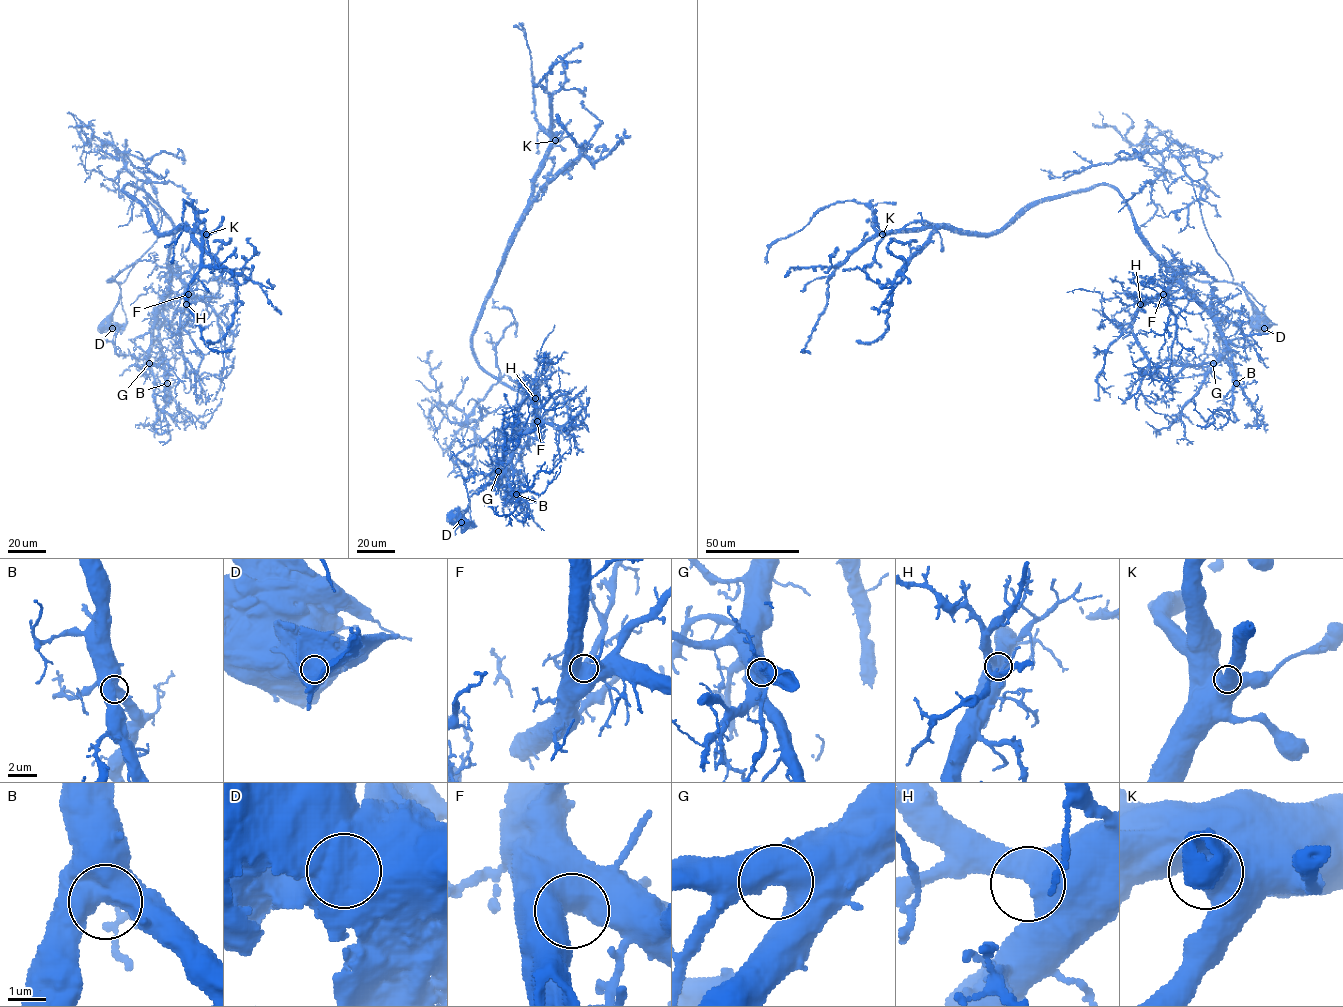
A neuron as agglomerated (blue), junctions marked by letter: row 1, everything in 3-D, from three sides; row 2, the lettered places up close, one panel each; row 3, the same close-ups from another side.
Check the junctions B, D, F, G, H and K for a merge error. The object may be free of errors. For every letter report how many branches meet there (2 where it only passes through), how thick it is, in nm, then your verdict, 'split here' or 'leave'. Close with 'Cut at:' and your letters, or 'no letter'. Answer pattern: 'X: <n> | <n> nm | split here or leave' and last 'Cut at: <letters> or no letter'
B: 2 | 750 nm | leave
D: 1 | 1650 nm | split here
F: 1 | 900 nm | leave
G: 1 | 900 nm | leave
H: 2 | 700 nm | leave
K: 1 | 800 nm | leave
Cut at: D

